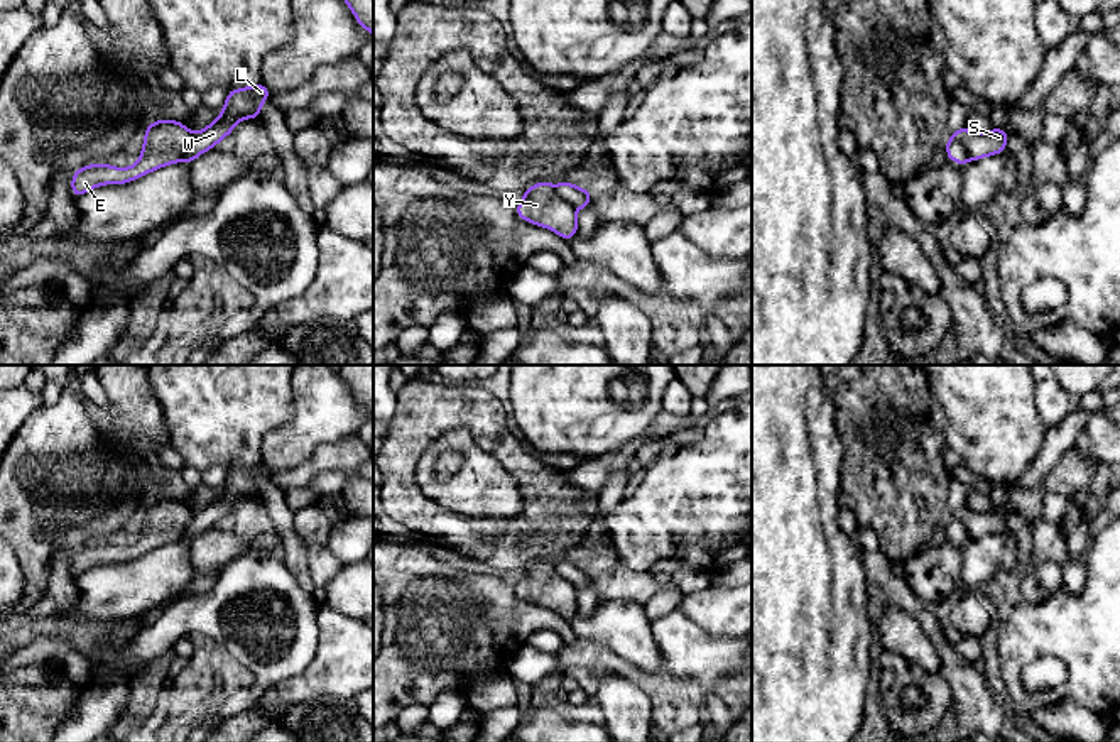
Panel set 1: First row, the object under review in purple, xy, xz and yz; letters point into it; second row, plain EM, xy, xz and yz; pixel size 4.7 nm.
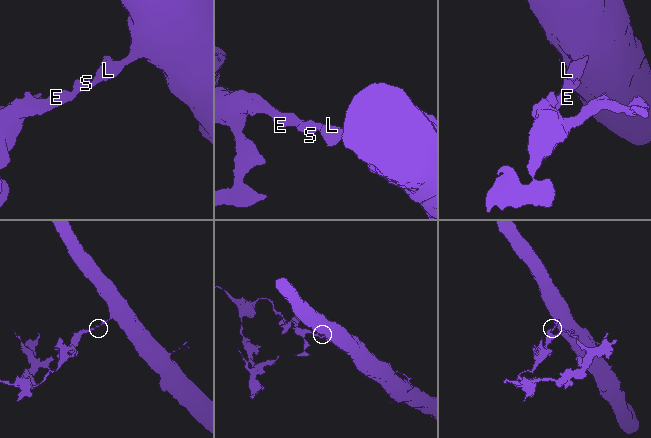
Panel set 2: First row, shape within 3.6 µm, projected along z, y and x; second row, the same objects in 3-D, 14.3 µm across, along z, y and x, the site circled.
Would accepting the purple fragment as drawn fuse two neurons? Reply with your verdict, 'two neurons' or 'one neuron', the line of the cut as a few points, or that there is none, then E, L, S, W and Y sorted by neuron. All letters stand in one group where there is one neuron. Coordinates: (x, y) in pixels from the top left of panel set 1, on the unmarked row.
two neurons; cut yz (950, 516), (963, 523), (970, 538); groups E S Y / L W

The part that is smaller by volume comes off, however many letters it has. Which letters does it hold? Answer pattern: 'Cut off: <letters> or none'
Cut off: E, S, Y

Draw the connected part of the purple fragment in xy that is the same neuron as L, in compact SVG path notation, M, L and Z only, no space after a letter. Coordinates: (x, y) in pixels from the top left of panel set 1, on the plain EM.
M258 461L257 465L243 465L242 468L228 468L226 480L220 495L203 509L193 512L189 524L182 532L182 541L191 543L203 531L218 524L225 514L233 512L237 500L262 495L262 480L269 480L270 468Z

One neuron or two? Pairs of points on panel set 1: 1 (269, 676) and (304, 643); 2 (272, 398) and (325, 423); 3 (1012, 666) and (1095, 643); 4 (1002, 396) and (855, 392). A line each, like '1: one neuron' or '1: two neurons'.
1: one neuron
2: two neurons
3: one neuron
4: two neurons

